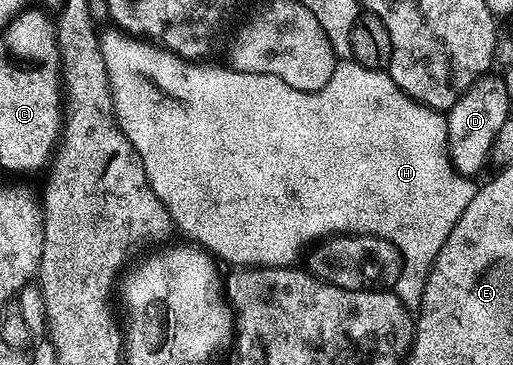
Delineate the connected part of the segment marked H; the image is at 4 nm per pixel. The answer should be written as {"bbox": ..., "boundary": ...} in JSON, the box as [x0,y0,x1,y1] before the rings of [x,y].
{"bbox":[100,29,478,293],"boundary":[[[119,29],[111,30],[112,31],[106,33],[103,32],[100,41],[100,52],[102,53],[102,61],[106,61],[106,73],[110,73],[110,89],[114,97],[114,109],[118,117],[118,125],[122,129],[122,133],[126,133],[130,145],[134,145],[134,149],[140,154],[140,160],[146,169],[146,177],[150,181],[150,189],[154,189],[154,193],[162,201],[162,205],[166,205],[166,209],[172,215],[173,224],[175,224],[179,230],[181,227],[181,229],[192,238],[189,240],[191,240],[193,244],[199,245],[203,250],[207,251],[209,255],[219,260],[221,264],[233,263],[231,266],[236,269],[259,269],[262,267],[291,267],[297,262],[296,258],[298,258],[300,254],[302,254],[301,256],[305,254],[306,249],[311,248],[317,241],[324,241],[329,237],[335,237],[337,235],[373,235],[374,237],[393,243],[393,245],[400,250],[402,258],[404,258],[400,279],[394,285],[395,290],[400,293],[405,293],[404,291],[412,291],[415,287],[416,290],[423,288],[424,283],[428,280],[430,269],[442,249],[442,245],[446,245],[446,237],[450,237],[450,229],[454,229],[454,225],[458,225],[458,217],[462,217],[462,213],[466,213],[466,205],[470,205],[470,201],[476,196],[478,190],[477,184],[472,184],[475,182],[473,182],[469,176],[457,175],[456,168],[452,166],[452,156],[448,154],[448,120],[441,112],[424,107],[420,103],[413,101],[406,93],[402,93],[402,89],[398,89],[398,85],[394,85],[394,81],[388,76],[387,70],[375,71],[355,61],[337,62],[330,81],[326,81],[326,85],[321,91],[299,91],[298,89],[290,89],[290,85],[286,85],[286,81],[282,81],[273,75],[259,75],[258,73],[246,73],[245,71],[237,70],[228,74],[220,73],[214,67],[200,67],[204,65],[197,65],[195,62],[183,59],[181,55],[176,55],[173,51],[165,51],[163,47],[151,41],[133,37]]]}

